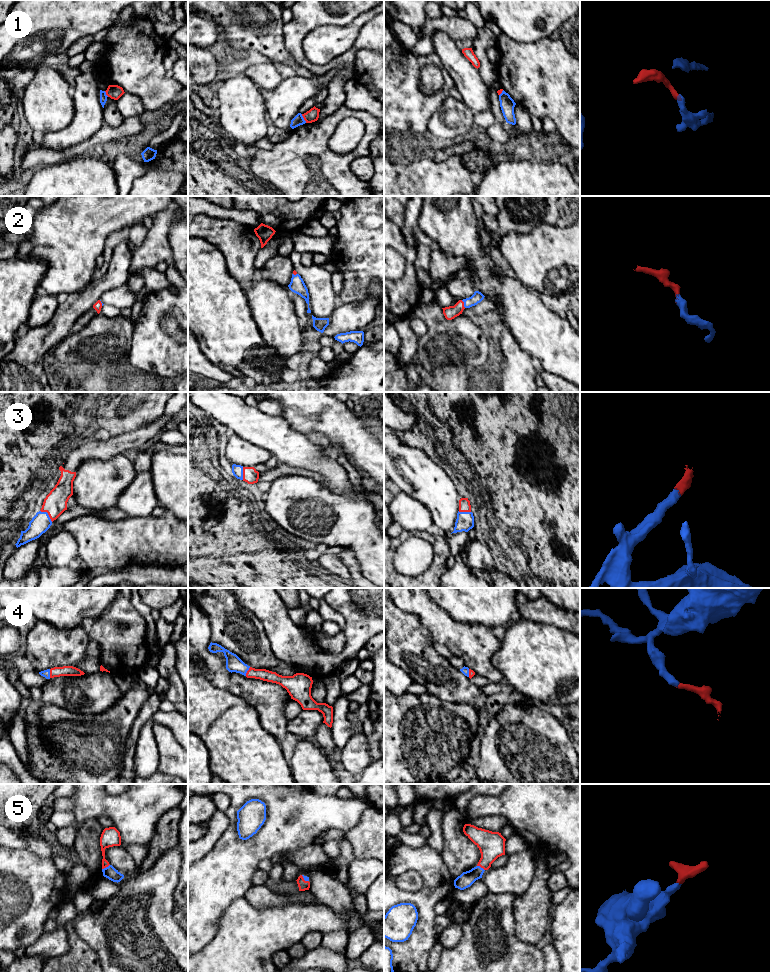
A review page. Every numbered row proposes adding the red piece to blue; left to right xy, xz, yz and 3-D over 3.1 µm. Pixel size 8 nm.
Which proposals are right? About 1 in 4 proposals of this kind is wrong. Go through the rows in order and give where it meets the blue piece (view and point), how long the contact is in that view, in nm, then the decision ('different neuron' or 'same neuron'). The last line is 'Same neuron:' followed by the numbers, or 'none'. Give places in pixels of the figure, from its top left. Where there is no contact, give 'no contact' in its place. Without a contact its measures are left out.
1: meets blue in xz at (303, 118); contact 80 nm long; different neuron
2: meets blue in yz at (464, 304); contact 70 nm long; same neuron
3: meets blue in xy at (47, 514); contact 140 nm long; same neuron
4: meets blue in xy at (49, 673); contact 70 nm long; same neuron
5: meets blue in xy at (106, 867); contact 80 nm long; same neuron
Same neuron: 2, 3, 4, 5

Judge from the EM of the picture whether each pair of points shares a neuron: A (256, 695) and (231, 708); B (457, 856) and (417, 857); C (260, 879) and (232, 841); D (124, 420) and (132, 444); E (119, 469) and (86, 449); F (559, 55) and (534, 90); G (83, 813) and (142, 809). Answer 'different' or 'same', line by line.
A: different
B: different
C: different
D: different
E: different
F: same
G: same

